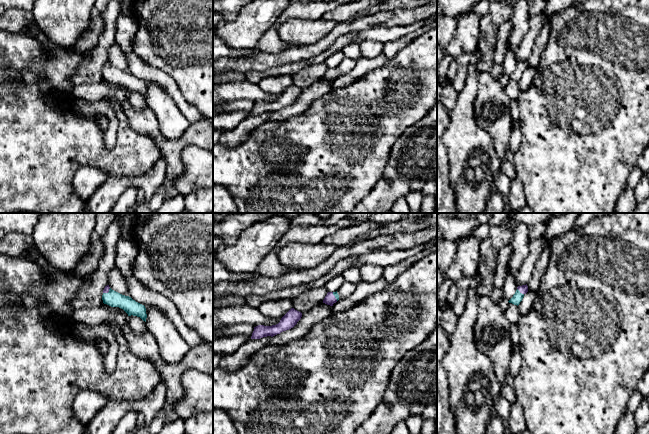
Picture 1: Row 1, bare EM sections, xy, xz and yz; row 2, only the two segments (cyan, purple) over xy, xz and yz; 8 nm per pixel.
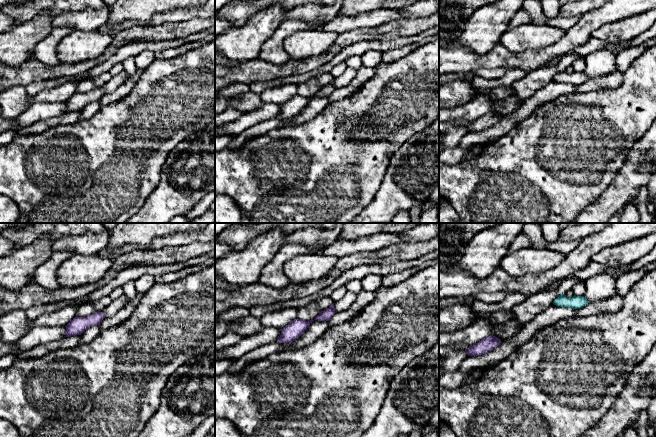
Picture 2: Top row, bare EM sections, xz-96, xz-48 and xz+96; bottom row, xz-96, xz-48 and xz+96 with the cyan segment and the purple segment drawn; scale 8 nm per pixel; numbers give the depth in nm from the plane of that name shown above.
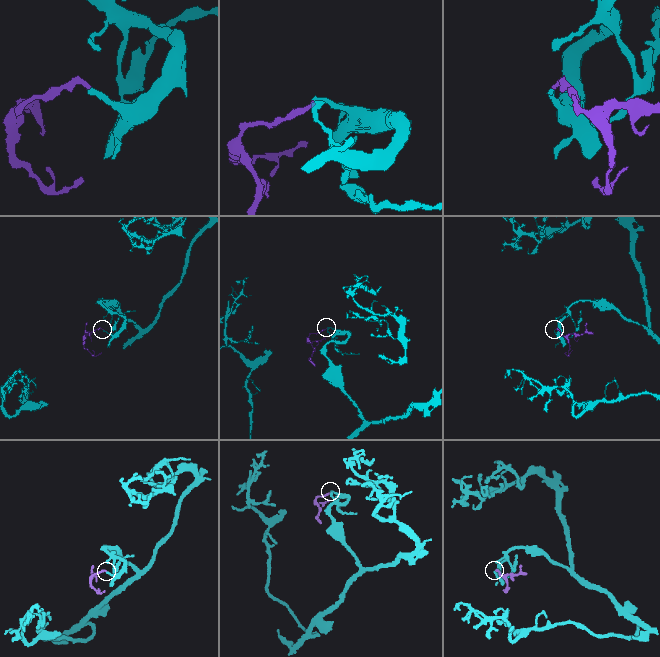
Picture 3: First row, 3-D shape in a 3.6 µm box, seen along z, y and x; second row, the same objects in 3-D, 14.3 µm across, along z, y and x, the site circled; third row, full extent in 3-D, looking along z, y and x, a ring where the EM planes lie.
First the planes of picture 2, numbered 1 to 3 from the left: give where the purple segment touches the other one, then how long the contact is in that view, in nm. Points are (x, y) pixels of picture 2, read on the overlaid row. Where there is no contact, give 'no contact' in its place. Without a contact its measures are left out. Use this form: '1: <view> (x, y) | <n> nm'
1: no contact
2: no contact
3: no contact

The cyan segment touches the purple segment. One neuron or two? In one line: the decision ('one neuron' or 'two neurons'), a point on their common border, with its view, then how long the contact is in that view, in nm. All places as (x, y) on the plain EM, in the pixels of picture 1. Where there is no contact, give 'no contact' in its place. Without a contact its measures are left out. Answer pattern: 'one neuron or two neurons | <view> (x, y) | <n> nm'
one neuron | yz (519, 67) | 80 nm

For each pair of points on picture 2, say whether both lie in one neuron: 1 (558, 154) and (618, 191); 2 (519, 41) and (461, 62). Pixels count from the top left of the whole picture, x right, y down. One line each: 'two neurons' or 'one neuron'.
1: two neurons
2: two neurons

